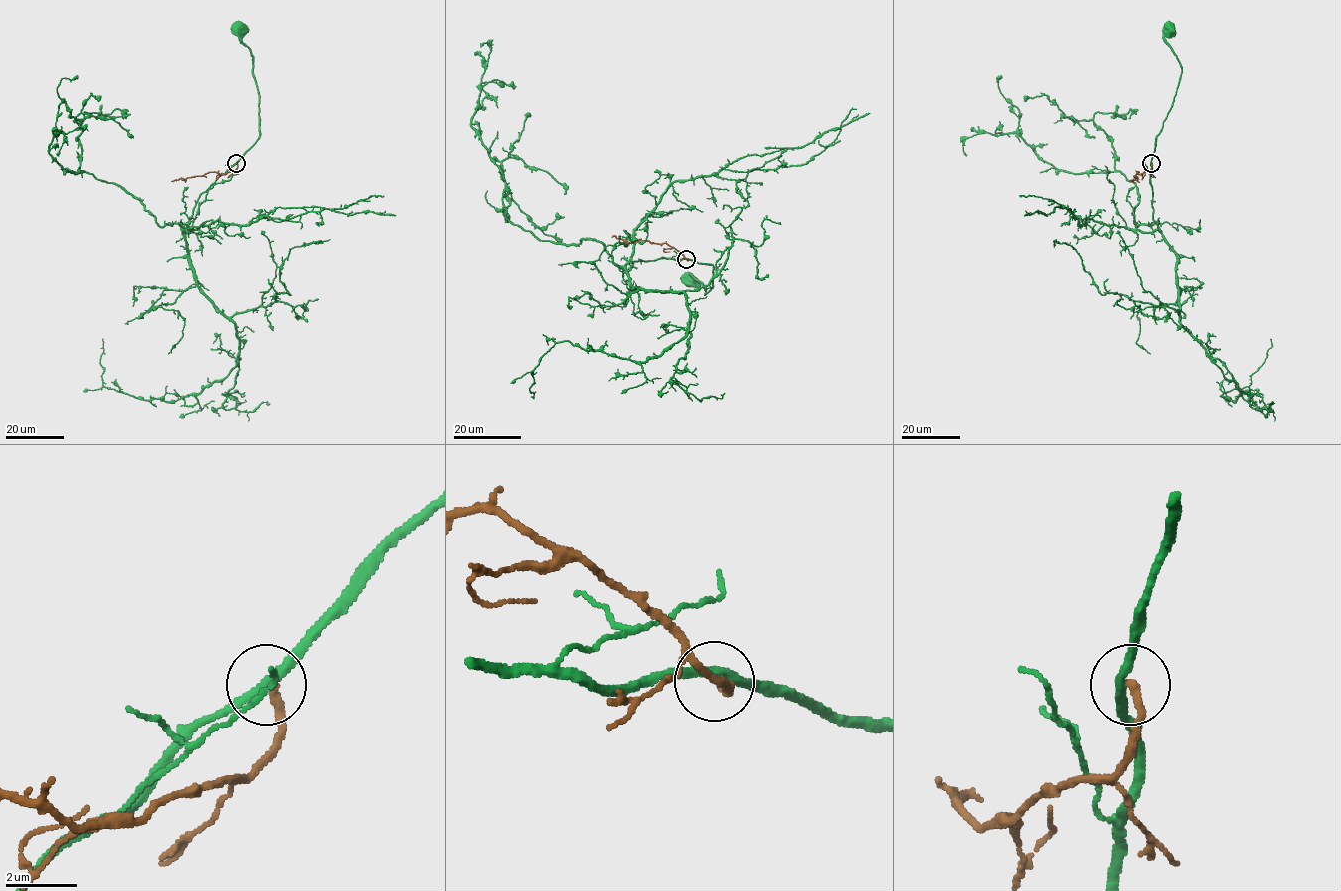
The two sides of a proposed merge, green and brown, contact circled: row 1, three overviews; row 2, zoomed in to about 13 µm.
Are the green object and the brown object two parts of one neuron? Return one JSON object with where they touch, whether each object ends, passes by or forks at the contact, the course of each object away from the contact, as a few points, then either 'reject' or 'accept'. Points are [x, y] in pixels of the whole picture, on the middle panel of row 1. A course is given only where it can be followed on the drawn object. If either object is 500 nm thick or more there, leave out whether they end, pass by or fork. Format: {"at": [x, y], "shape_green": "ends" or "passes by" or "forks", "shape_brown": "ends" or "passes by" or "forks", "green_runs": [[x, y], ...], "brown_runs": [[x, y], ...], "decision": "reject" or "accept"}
{"at": [686, 259], "shape_green": "passes by", "shape_brown": "ends", "green_runs": [[687, 259], [713, 265], [713, 286], [705, 294], [704, 286], [691, 274], [688, 280]], "brown_runs": [[687, 259], [666, 243], [645, 240], [629, 243], [612, 237]], "decision": "reject"}

